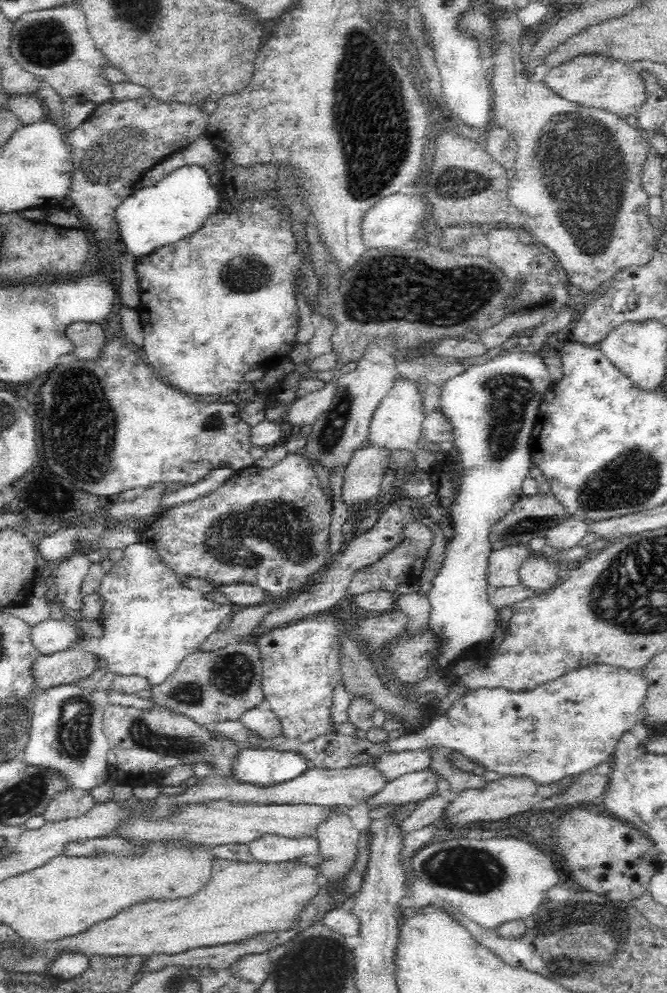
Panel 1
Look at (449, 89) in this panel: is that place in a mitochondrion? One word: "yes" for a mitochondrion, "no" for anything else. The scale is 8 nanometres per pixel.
no

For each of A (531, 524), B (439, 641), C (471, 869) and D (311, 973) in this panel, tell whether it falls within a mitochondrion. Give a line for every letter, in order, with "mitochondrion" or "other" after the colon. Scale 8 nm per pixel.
A: mitochondrion
B: other
C: mitochondrion
D: mitochondrion

